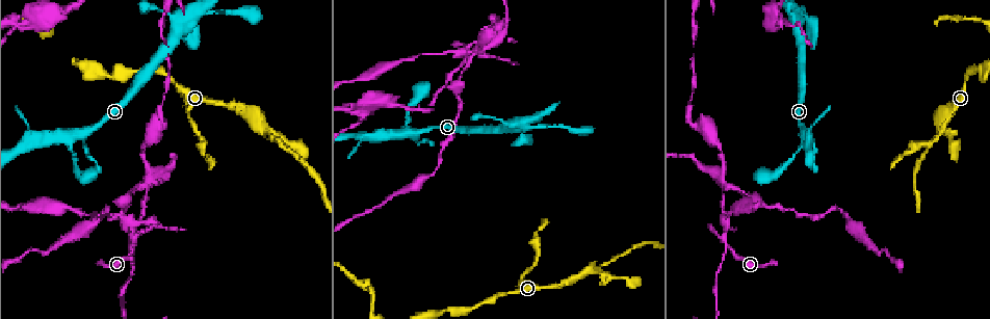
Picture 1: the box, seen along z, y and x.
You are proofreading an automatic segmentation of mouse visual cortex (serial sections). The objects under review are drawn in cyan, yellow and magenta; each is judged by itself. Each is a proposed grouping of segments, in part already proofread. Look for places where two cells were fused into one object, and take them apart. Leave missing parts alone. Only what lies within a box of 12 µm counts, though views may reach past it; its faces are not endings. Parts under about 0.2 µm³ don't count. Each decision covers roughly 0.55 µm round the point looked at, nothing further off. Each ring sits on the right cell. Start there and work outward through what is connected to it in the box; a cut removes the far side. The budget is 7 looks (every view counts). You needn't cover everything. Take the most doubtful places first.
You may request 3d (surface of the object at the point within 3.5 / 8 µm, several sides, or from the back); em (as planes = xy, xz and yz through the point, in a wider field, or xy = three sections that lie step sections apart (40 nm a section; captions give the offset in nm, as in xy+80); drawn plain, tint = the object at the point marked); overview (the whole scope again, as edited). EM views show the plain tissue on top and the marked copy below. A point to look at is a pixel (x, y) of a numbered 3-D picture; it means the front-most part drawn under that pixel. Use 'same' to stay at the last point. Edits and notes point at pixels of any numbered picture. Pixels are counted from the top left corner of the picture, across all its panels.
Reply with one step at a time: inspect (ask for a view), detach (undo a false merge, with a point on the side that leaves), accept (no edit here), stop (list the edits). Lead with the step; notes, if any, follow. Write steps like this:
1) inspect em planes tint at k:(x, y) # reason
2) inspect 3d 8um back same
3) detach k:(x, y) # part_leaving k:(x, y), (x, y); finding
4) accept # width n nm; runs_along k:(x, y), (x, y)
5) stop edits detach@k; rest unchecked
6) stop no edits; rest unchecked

inspect 3d 3.5um at 1:(465, 57) # abrupt turn

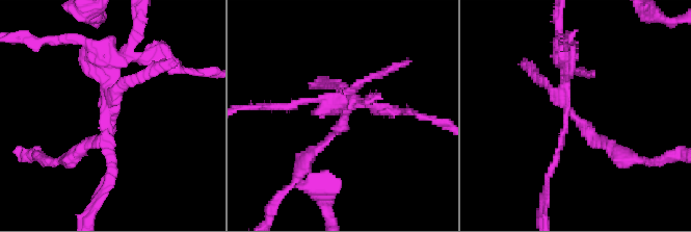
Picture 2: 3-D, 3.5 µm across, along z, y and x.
inspect em xy step 2 tint at 2:(111, 126)

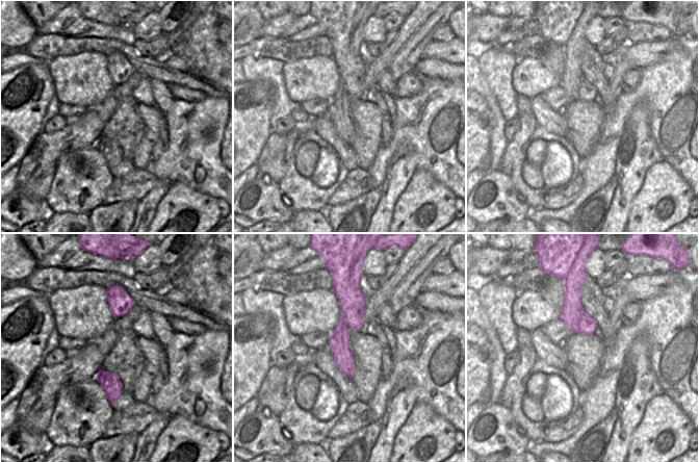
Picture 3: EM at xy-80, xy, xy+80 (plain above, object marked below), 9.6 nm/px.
detach 2:(153, 55) # border 3:(584, 311), (578, 332); a second cell is stuck on

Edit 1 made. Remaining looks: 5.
inspect overview # redraw

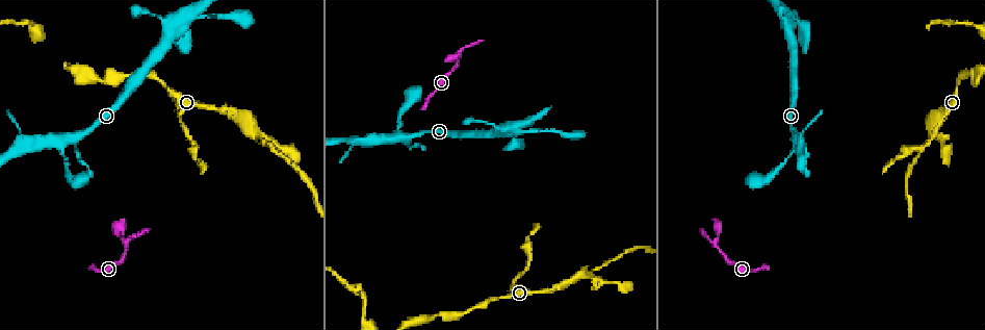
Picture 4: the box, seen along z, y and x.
inspect 3d 3.5um at 4:(591, 271) # thick turns thin

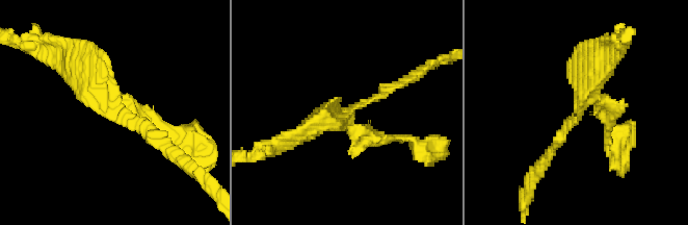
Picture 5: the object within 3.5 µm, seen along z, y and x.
inspect em xy step 2 tint at 5:(116, 115) # arm_widths 150, 350 nm

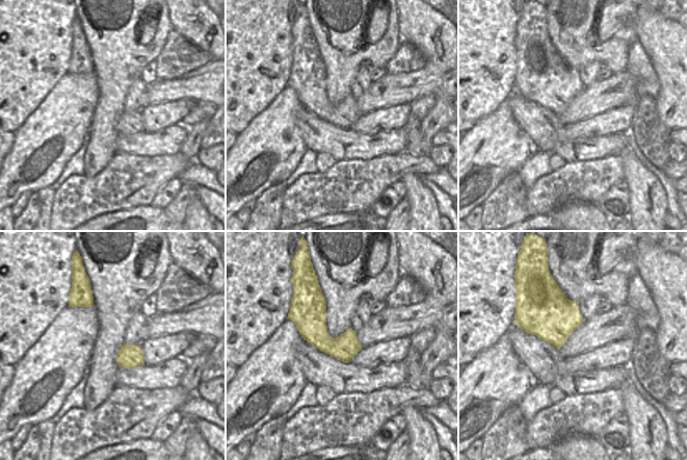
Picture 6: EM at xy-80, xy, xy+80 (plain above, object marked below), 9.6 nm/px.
inspect em xy step 3 tint same

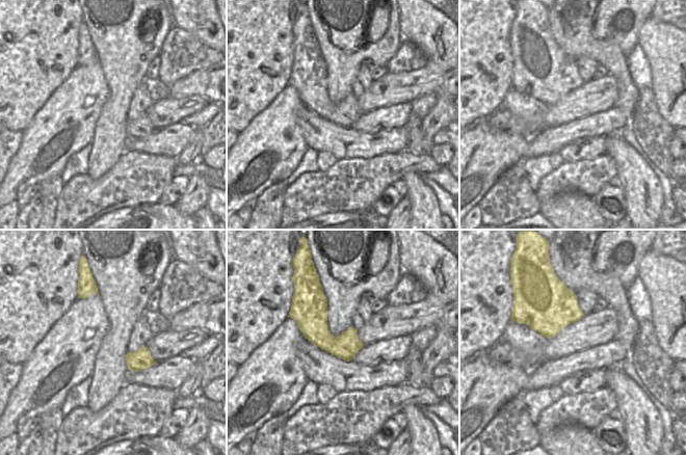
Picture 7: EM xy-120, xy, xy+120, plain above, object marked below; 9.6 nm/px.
accept # runs_along 5:(73, 65), (108, 109), (172, 151); continuous, no second cell

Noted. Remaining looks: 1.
stop edits detach@2; rest unchecked

